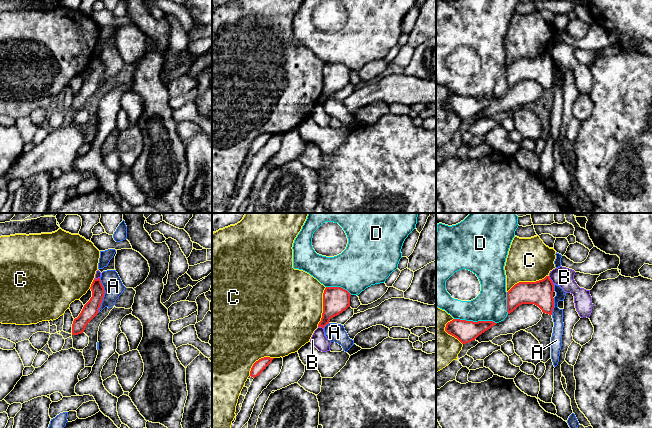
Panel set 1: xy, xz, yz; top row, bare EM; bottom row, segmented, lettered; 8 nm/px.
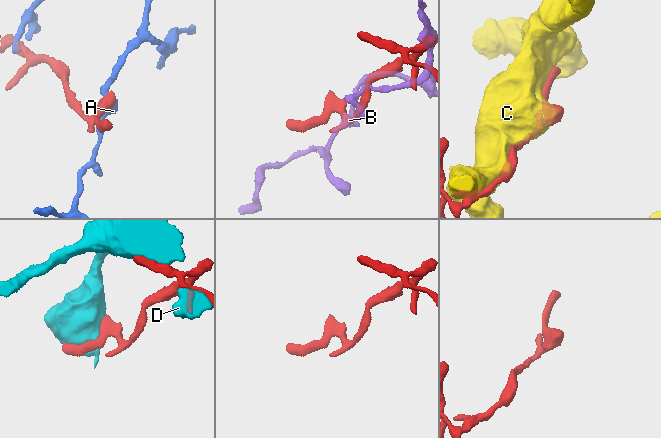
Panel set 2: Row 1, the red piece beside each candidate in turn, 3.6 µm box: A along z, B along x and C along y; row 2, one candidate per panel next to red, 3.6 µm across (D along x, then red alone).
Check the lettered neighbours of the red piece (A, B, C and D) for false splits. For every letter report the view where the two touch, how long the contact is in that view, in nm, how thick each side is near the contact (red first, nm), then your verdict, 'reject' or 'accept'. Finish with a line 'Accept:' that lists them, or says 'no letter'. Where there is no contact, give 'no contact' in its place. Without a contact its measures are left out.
A: xy | 280 nm | 120/160 nm | reject
B: yz | 80 nm | 200/160 nm | reject
C: yz | 360 nm | 200/360 nm | reject
D: yz | 340 nm | 180/260 nm | reject
Accept: no letter

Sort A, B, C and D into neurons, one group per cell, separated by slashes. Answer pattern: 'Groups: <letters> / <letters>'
Groups: A / B / C / D

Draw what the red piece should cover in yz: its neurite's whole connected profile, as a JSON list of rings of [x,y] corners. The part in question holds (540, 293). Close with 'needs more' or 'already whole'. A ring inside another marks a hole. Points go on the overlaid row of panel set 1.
[[[549,276],[536,282],[519,282],[507,292],[507,312],[510,314],[522,304],[534,304],[543,313],[552,315],[554,284]]]; already whole

